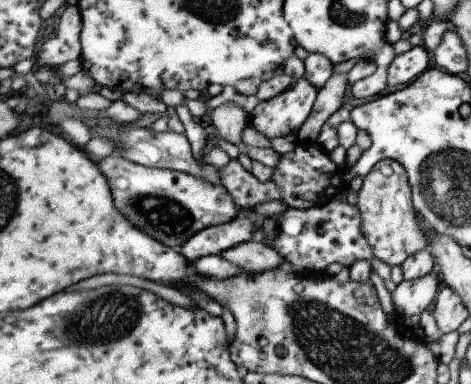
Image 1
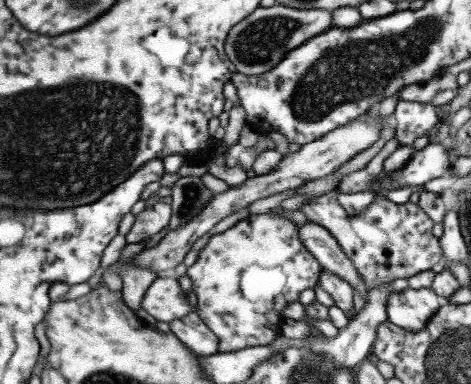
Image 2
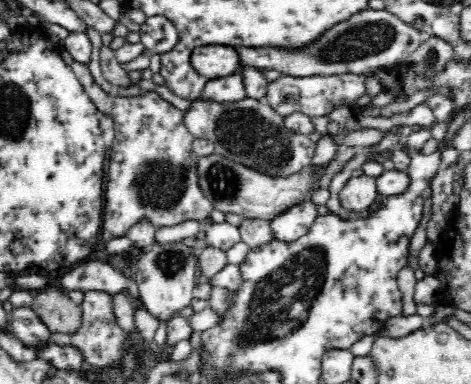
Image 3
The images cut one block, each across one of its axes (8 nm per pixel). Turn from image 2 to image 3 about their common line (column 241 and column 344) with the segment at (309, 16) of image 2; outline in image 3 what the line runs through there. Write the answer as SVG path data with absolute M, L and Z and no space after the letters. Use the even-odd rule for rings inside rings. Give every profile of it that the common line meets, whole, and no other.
M366 10L366 14L358 14L358 18L350 18L350 22L342 22L342 26L334 26L322 42L310 46L310 50L302 50L302 54L288 50L250 50L244 46L236 46L238 58L246 66L262 68L262 70L278 70L282 76L296 78L314 78L314 76L338 76L338 74L364 74L368 68L392 66L392 64L408 64L410 54L422 46L426 40L426 32L422 28L410 26L402 22L398 16L386 10Z

